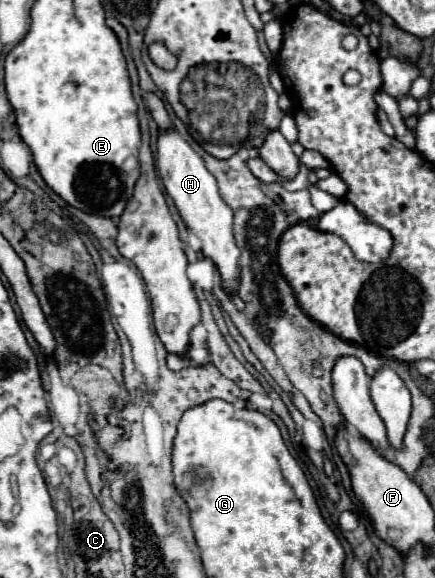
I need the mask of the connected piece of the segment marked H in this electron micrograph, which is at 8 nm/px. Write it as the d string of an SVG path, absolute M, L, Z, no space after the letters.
M177 130L159 132L157 142L157 168L163 178L167 194L173 198L173 204L187 224L187 228L203 242L203 256L213 260L221 274L221 286L229 296L239 292L239 248L233 238L233 210L225 204L217 190L213 174L205 168L199 154L181 138Z

